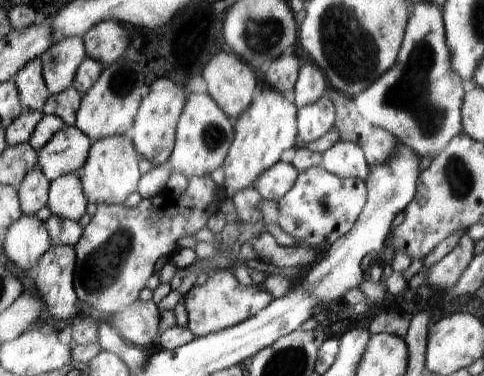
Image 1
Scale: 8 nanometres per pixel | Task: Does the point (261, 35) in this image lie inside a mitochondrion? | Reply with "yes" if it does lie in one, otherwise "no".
yes

